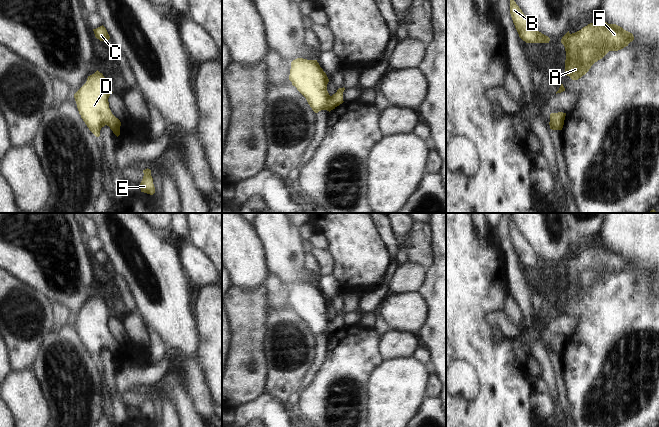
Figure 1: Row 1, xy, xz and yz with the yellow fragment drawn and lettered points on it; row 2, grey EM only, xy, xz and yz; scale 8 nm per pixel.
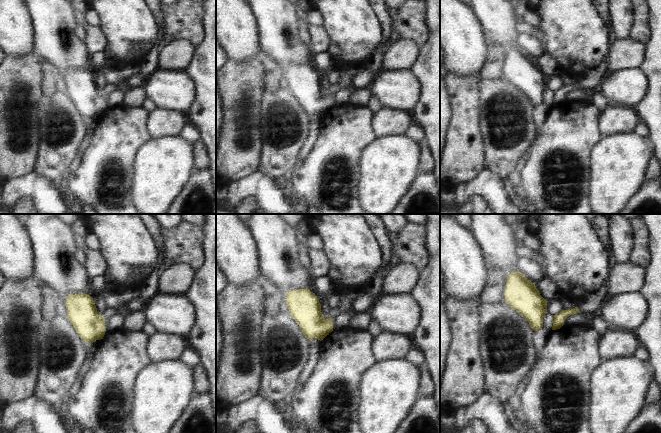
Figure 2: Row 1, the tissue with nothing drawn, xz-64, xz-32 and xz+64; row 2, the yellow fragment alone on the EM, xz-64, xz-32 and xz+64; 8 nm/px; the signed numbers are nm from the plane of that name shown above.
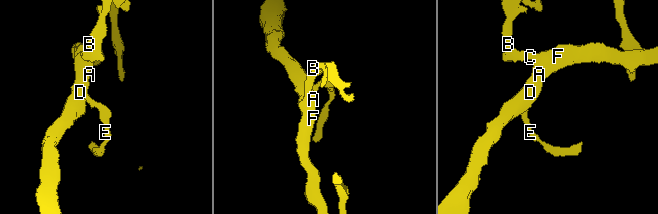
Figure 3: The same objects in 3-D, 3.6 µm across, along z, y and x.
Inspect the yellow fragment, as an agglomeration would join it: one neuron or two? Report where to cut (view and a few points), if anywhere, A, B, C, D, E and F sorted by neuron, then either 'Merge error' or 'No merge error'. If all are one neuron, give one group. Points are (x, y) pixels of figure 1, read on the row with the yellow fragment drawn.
No split. Groups: A B C D E F. No merge error.

